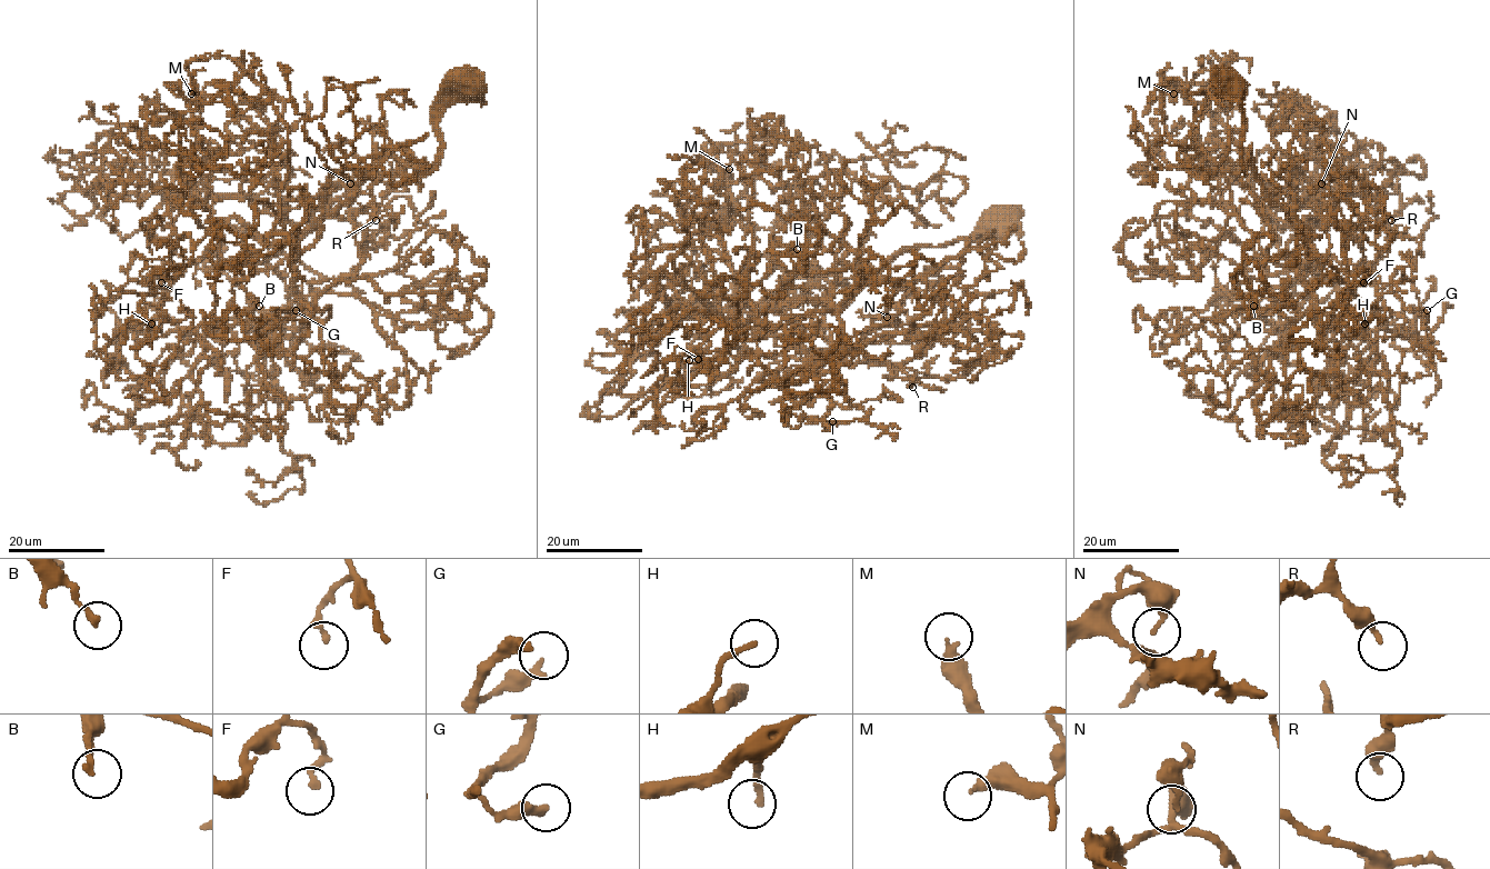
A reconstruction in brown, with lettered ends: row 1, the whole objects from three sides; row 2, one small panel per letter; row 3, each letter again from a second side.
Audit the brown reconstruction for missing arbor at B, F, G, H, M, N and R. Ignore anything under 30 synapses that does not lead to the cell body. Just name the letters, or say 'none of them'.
H

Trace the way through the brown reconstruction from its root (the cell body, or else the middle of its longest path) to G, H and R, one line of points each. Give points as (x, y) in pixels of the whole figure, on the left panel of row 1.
G: (452, 81), (439, 158), (420, 169), (392, 149), (293, 243), (294, 329), (293, 290), (286, 317), (296, 310)
H: (452, 81), (439, 158), (420, 169), (392, 149), (293, 243), (288, 318), (161, 336), (151, 323)
R: (452, 81), (429, 169), (392, 149), (293, 239), (263, 243), (207, 201), (376, 220)

